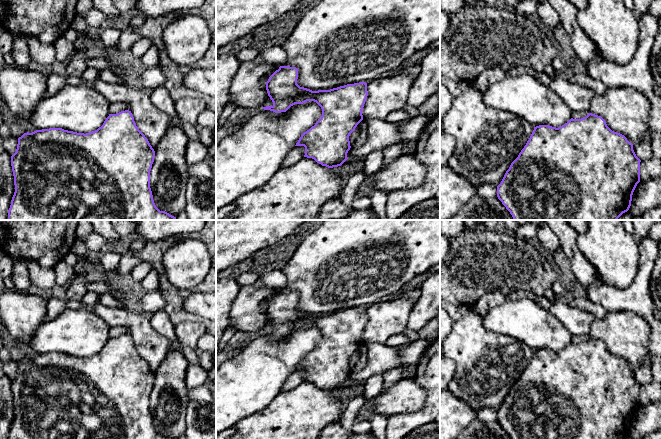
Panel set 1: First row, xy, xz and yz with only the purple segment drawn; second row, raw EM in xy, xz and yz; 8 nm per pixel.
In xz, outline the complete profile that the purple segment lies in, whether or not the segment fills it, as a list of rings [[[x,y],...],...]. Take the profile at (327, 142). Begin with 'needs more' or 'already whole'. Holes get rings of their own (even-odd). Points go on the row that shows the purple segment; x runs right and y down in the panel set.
already whole; [[[280,66],[266,82],[268,96],[272,106],[262,107],[275,113],[286,112],[295,104],[307,101],[316,102],[322,109],[321,118],[309,130],[304,132],[295,146],[304,146],[304,157],[312,158],[317,163],[328,168],[341,166],[348,158],[350,150],[349,136],[363,120],[363,107],[368,96],[367,83],[347,84],[330,90],[312,91],[297,84],[298,69],[290,66]]]

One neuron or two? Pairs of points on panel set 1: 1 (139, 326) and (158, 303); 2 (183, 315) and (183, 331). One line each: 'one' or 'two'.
1: two
2: two

